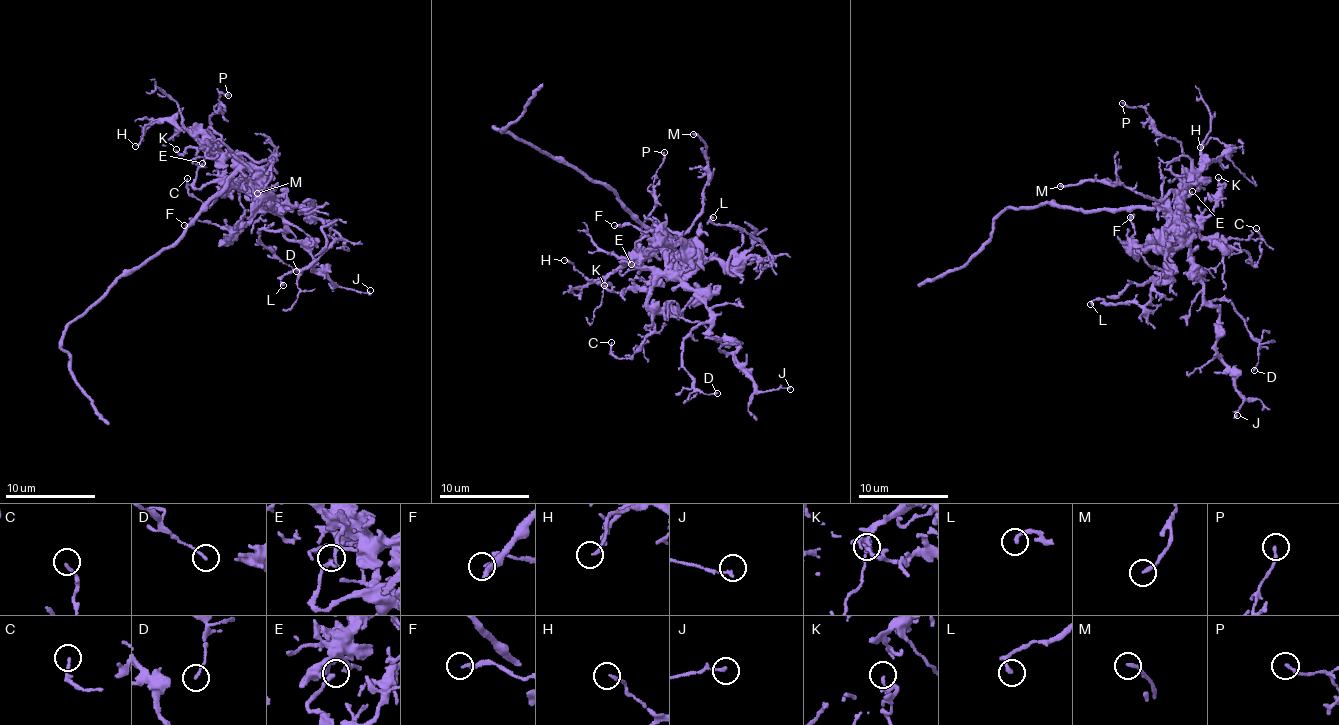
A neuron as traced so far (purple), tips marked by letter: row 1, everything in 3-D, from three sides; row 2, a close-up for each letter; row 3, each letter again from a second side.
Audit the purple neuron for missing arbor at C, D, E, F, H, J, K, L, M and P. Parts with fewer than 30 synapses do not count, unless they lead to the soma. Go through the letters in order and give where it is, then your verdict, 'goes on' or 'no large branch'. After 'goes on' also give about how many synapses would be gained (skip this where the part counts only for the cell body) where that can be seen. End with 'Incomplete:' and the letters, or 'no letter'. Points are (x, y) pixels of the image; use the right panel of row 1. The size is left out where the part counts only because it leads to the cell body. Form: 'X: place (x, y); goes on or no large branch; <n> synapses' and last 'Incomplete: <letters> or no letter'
C: place (1256, 228); no large branch
D: place (1254, 370); no large branch
E: place (1192, 191); no large branch
F: place (1130, 217); no large branch
H: place (1200, 147); no large branch
J: place (1237, 415); no large branch
K: place (1218, 177); no large branch
L: place (1090, 304); no large branch
M: place (1060, 186); no large branch
P: place (1122, 103); no large branch
Incomplete: no letter

